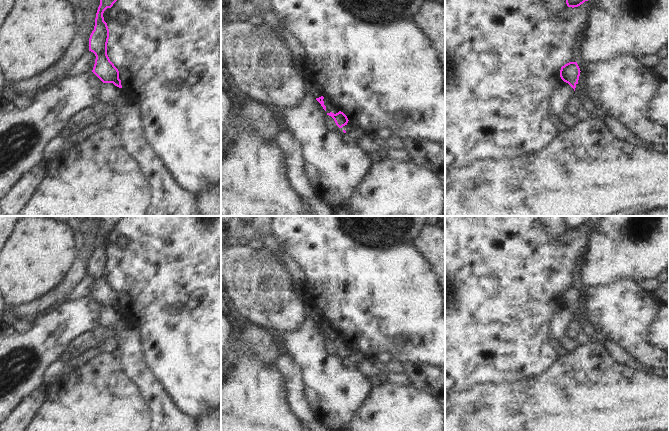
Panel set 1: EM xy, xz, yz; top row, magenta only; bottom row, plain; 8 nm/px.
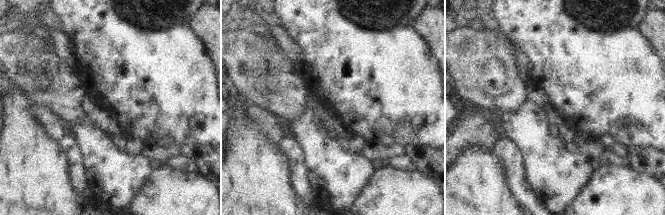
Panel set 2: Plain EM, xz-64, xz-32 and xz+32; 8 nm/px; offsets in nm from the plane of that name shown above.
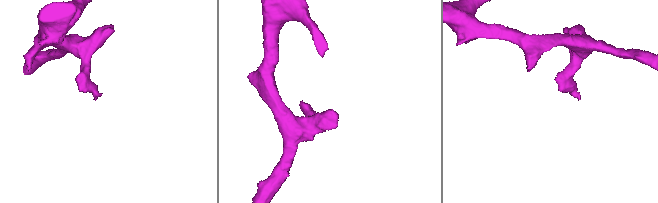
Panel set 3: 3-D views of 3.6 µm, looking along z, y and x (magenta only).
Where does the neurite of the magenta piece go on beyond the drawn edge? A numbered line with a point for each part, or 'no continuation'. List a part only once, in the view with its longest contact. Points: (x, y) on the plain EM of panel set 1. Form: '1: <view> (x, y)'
no continuation

